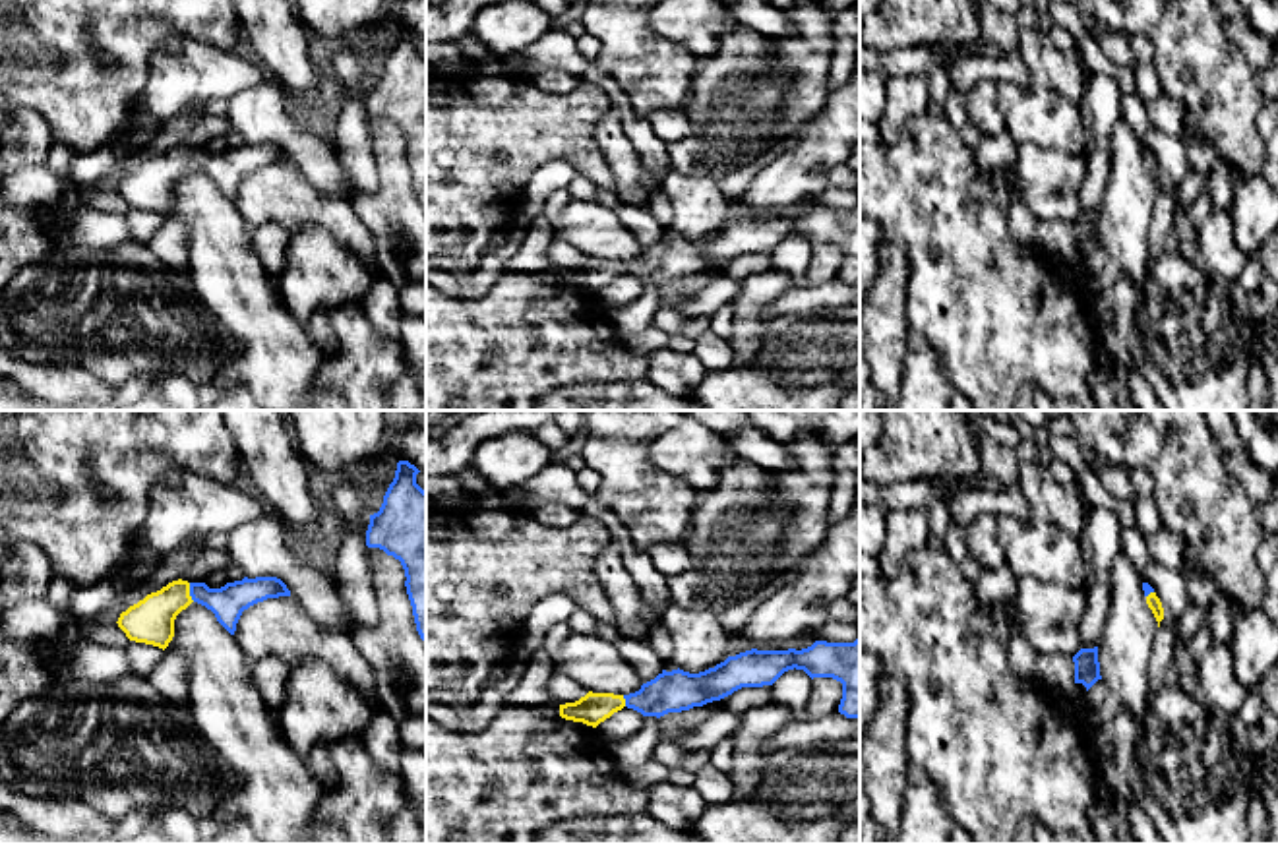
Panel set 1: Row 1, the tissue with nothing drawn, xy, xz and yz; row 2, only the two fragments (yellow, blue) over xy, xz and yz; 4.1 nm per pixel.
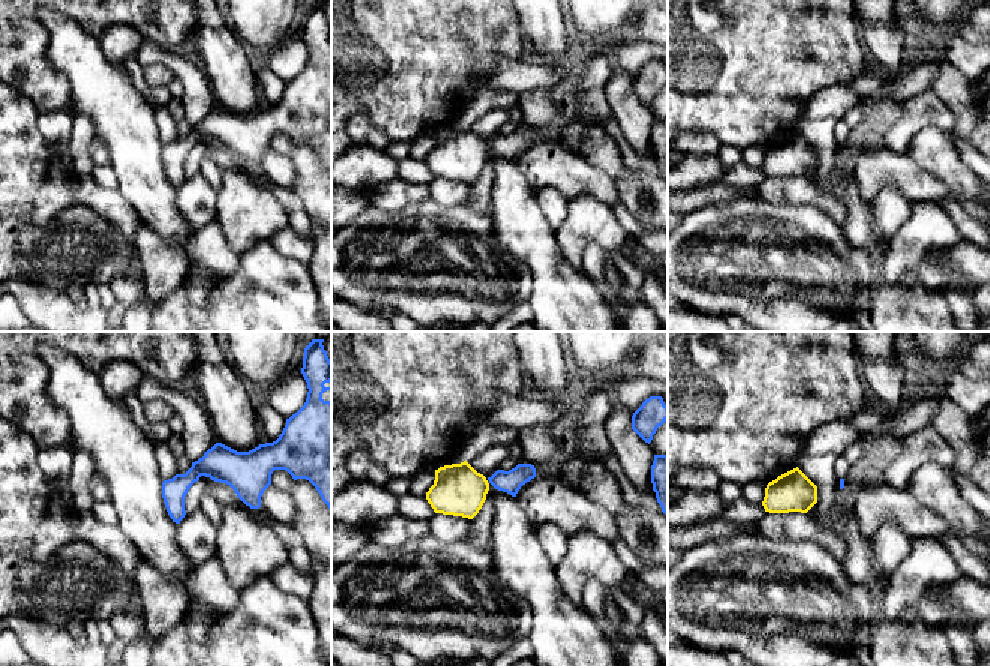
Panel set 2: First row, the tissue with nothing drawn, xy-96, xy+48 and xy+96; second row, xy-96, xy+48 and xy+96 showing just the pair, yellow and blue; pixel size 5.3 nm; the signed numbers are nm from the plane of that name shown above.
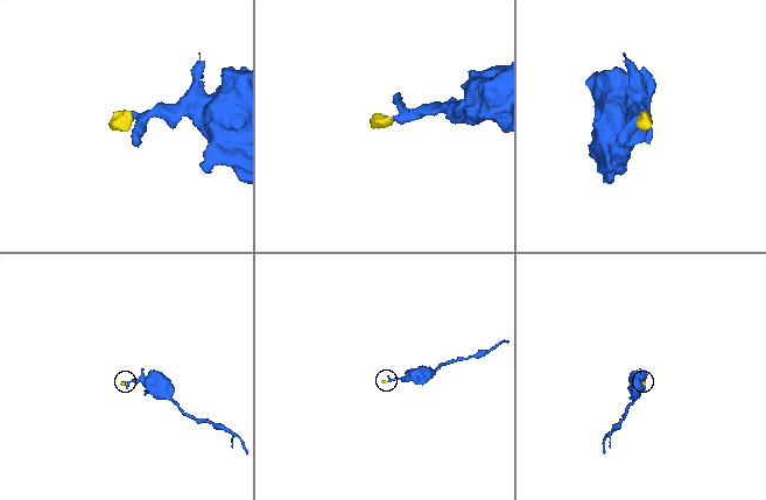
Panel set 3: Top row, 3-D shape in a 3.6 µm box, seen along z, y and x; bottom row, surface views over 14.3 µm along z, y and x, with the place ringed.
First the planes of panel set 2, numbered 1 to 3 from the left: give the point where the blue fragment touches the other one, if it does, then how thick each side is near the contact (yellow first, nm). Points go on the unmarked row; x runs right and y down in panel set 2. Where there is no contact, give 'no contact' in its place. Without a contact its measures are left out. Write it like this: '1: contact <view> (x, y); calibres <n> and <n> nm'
1: no contact
2: no contact
3: no contact

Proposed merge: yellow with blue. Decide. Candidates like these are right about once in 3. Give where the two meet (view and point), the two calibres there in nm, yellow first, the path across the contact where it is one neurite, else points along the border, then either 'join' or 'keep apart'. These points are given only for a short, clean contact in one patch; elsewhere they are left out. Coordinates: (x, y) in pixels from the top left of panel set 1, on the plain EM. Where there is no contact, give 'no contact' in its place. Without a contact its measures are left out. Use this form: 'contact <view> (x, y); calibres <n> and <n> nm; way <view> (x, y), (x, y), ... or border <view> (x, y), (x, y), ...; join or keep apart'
contact xy (188, 159); calibres 190 and 140 nm; way xy (152, 186), (175, 163), (188, 159), (202, 159), (227, 169); join

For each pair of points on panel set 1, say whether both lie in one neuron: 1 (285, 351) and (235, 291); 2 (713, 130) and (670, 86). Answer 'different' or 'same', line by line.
1: same
2: different

